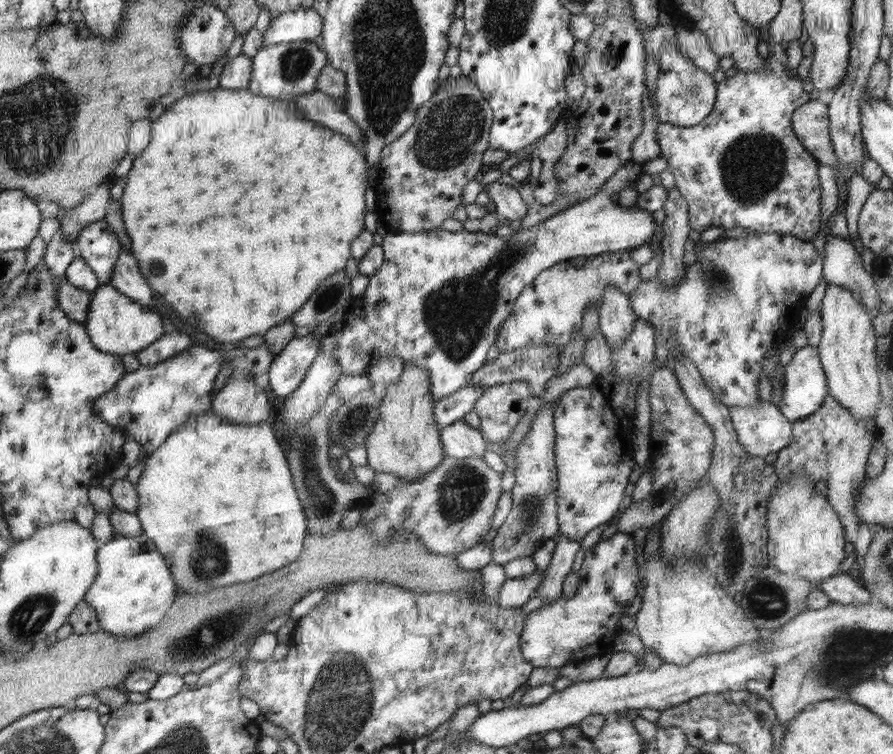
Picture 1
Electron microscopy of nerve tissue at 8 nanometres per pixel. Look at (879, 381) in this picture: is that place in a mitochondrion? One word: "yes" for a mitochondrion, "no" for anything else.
no

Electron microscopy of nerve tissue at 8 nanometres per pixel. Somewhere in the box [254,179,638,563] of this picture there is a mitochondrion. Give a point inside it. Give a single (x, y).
(457, 313)

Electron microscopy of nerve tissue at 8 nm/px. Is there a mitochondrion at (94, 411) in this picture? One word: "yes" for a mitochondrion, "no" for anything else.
no

